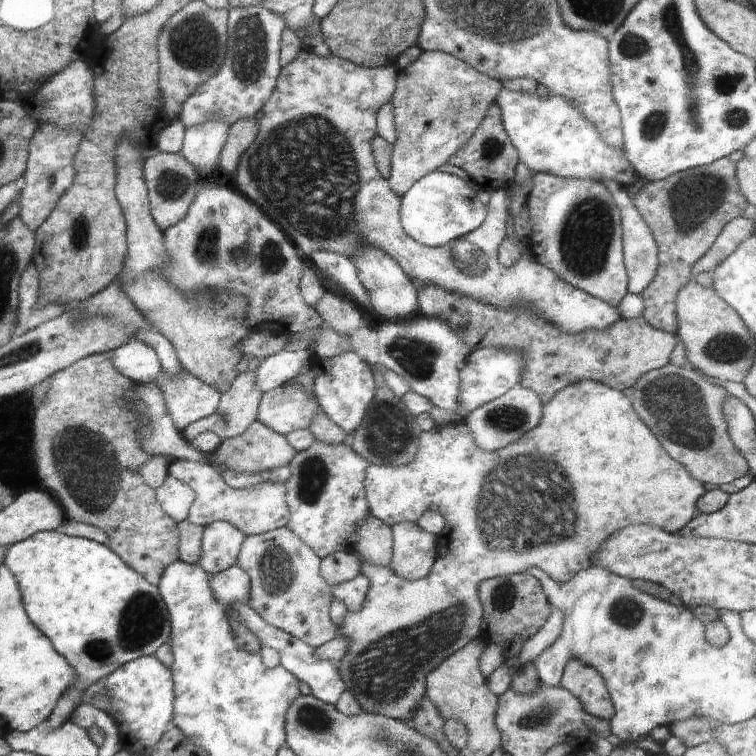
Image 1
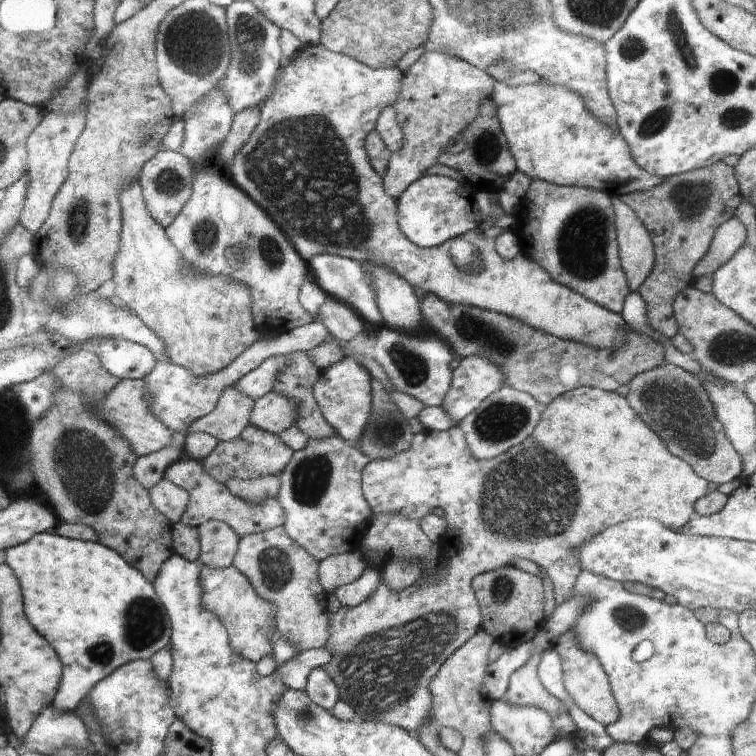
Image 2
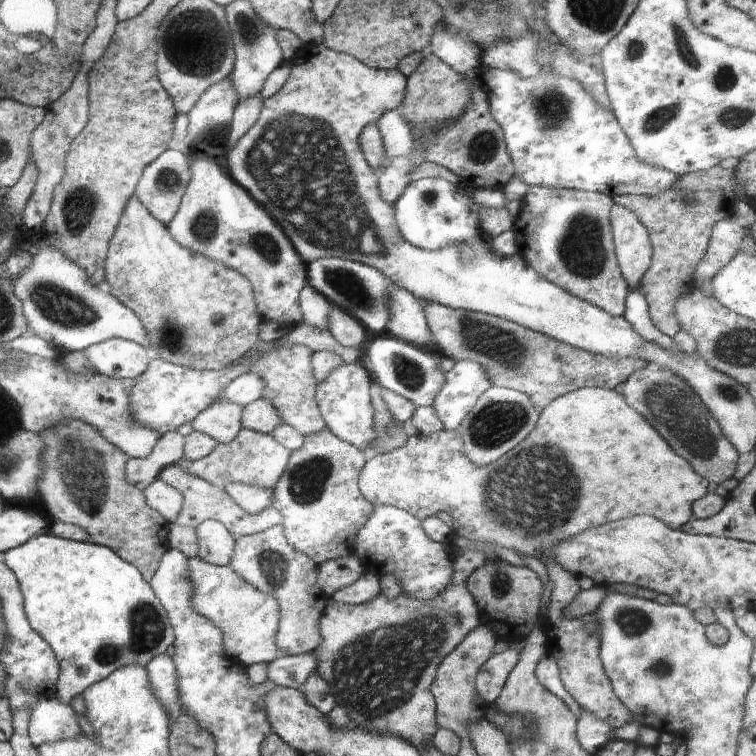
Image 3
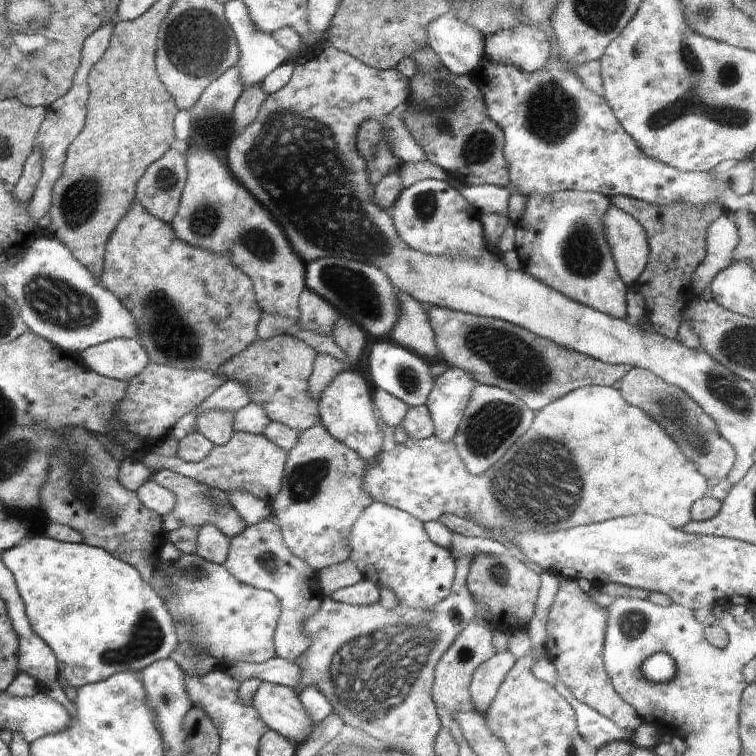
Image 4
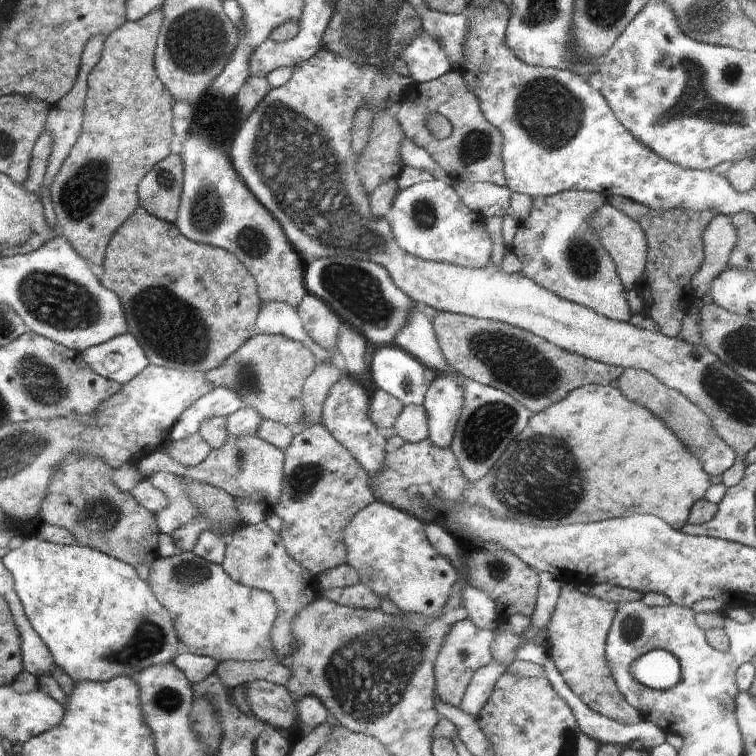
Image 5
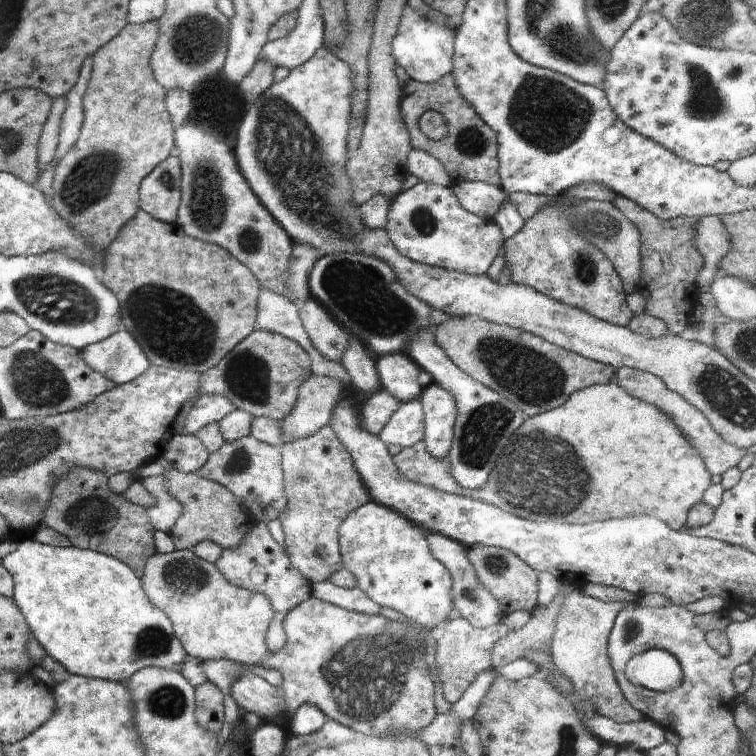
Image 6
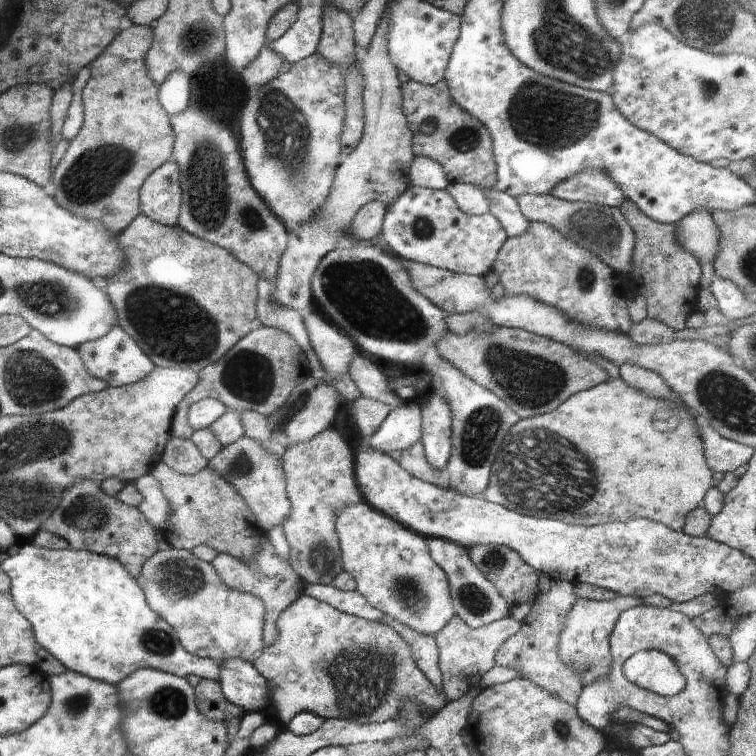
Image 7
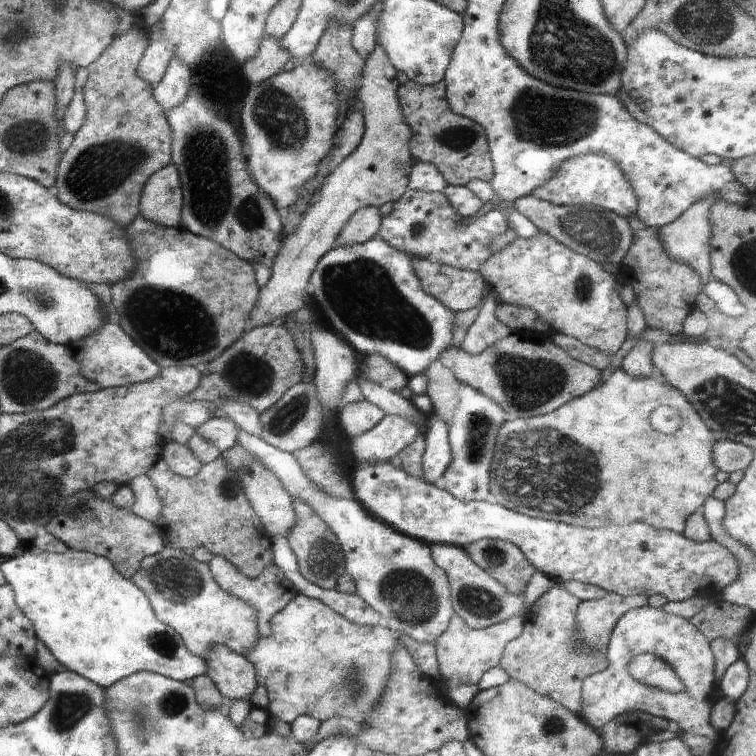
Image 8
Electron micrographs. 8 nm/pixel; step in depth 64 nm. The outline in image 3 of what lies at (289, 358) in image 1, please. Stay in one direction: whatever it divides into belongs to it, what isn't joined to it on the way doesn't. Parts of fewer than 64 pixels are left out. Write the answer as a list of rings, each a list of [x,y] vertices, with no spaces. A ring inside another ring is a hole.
[[[246,371],[243,375],[234,379],[222,392],[216,401],[232,399],[239,405],[249,405],[253,400],[259,399],[265,394],[267,382],[259,372]]]

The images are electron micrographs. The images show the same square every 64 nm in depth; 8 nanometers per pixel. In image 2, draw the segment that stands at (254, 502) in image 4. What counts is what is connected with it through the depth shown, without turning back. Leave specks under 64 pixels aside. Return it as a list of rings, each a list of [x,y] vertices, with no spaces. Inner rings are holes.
[[[281,473],[254,477],[248,480],[232,477],[225,484],[231,494],[247,501],[260,502],[266,497],[277,496],[281,485]]]

